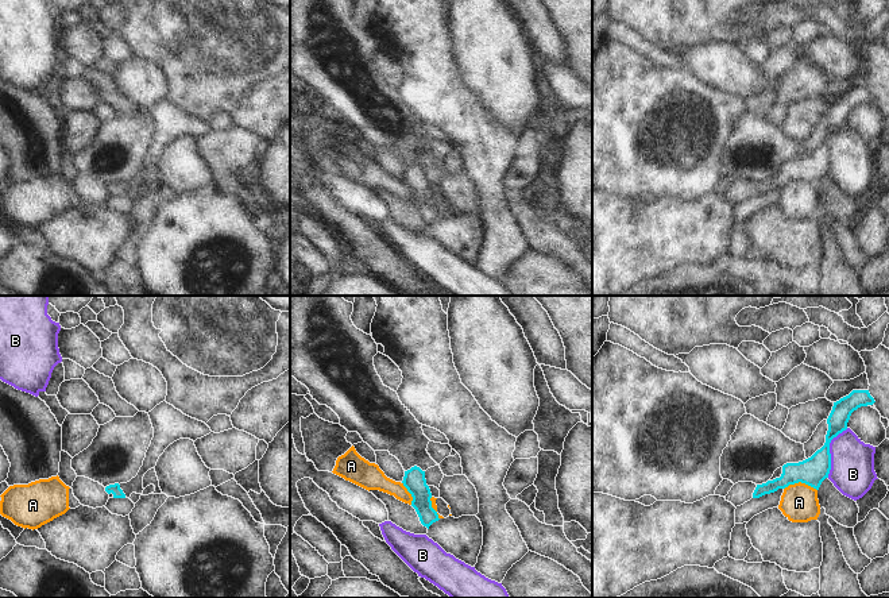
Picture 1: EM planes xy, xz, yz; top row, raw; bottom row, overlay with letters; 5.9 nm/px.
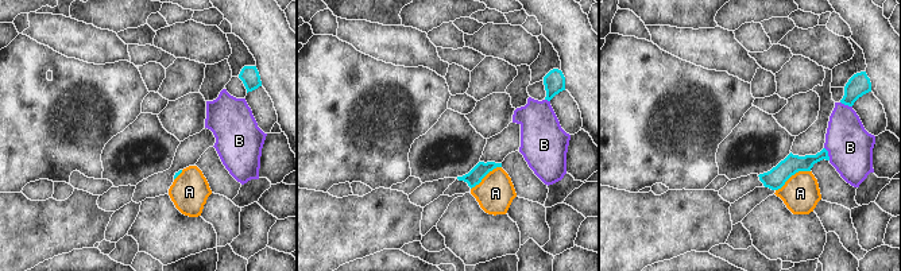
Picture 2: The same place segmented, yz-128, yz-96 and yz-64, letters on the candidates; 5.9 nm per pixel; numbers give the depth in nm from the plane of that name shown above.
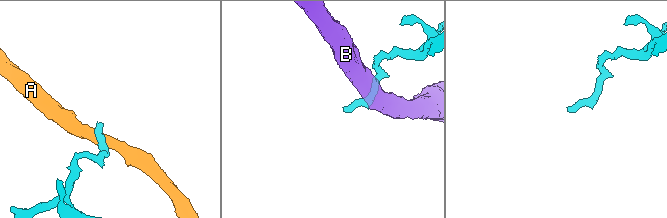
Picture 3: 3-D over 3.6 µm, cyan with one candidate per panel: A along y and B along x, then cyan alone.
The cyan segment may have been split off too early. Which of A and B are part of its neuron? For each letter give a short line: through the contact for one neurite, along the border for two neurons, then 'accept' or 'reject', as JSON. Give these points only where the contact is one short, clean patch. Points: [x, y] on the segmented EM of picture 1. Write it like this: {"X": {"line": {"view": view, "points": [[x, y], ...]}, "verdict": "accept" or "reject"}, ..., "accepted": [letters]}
{"A": {"line": {"view": "yz", "points": [[784, 487], [804, 482], [816, 490]]}, "verdict": "reject"}, "B": {"verdict": "reject"}, "accepted": []}

